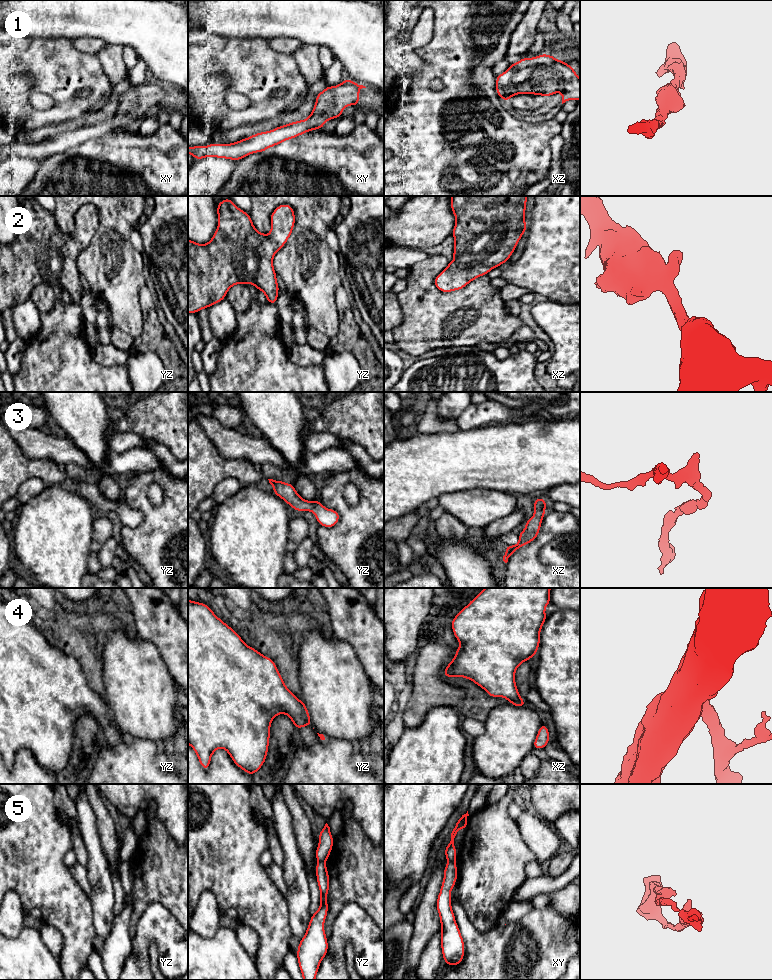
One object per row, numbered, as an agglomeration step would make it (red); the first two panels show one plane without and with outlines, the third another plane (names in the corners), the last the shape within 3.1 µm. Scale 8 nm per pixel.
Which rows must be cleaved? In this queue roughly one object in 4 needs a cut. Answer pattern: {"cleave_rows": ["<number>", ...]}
{"cleave_rows": []}

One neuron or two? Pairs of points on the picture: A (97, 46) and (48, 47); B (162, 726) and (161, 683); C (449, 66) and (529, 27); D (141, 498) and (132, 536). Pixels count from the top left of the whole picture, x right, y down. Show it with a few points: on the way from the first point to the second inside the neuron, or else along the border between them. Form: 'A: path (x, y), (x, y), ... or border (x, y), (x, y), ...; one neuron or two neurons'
A: border (71, 41), (79, 51), (96, 55); two neurons
B: path (161, 715), (161, 694); one neuron
C: border (524, 16), (509, 39), (505, 55); two neurons
D: path (147, 508), (147, 523), (142, 528); one neuron

